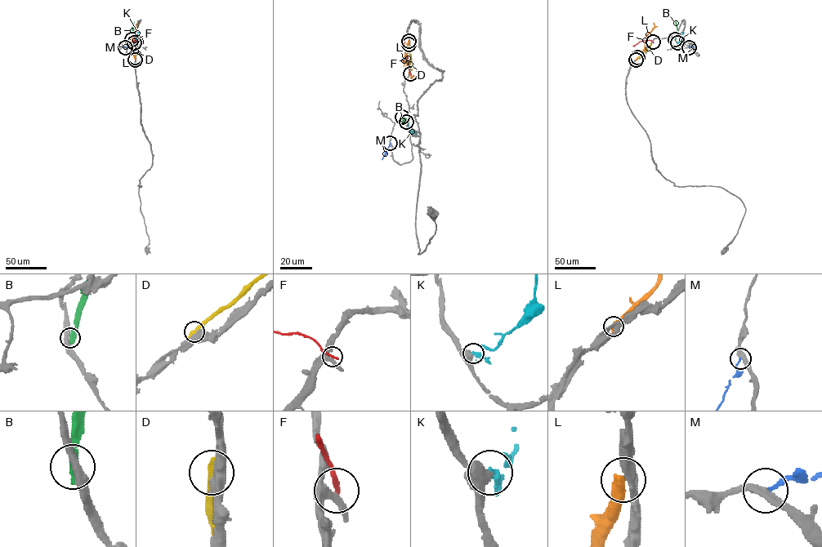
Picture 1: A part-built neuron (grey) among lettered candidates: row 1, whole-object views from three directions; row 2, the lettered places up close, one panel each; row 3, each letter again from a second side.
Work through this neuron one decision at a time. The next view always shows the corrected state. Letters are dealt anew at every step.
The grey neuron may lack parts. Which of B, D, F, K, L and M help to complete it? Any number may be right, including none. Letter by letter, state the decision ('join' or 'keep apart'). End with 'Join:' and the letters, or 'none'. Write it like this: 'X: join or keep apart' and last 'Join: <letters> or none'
B: keep apart
D: keep apart
F: keep apart
K: keep apart
L: keep apart
M: keep apart
Join: none

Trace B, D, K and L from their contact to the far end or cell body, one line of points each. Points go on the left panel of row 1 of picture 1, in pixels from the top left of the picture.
B: (131, 39), (134, 22)
D: (136, 57), (136, 43)
K: (134, 42), (139, 32)
L: (135, 60), (131, 38), (137, 23)

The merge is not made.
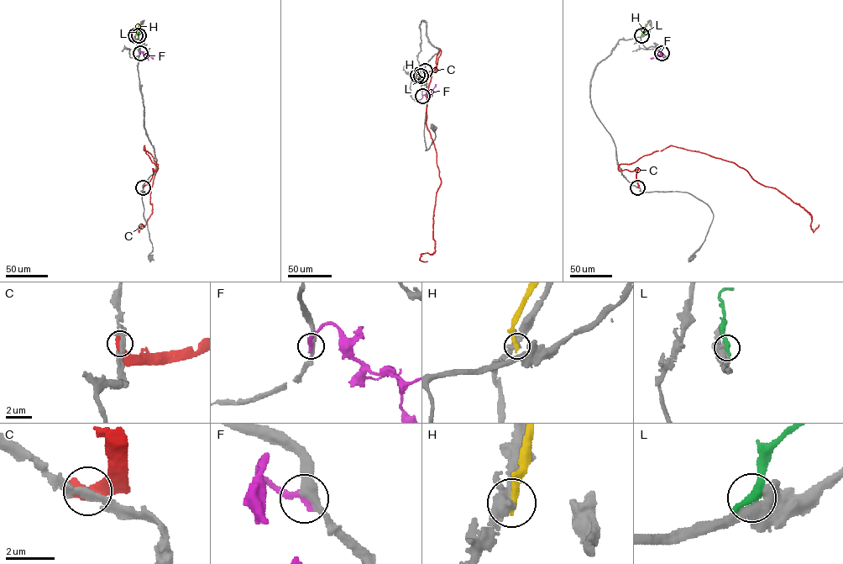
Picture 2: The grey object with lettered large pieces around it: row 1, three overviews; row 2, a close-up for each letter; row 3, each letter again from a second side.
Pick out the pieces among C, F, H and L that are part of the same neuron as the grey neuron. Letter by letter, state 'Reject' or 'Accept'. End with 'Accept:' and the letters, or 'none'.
C: Reject
F: Accept
H: Reject
L: Reject
Accept: F

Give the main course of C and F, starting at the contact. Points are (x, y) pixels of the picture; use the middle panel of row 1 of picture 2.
C: (425, 71), (436, 71), (440, 50), (426, 101), (426, 123), (441, 180), (435, 251), (420, 259), (427, 261)
F: (422, 96), (430, 93), (436, 84)

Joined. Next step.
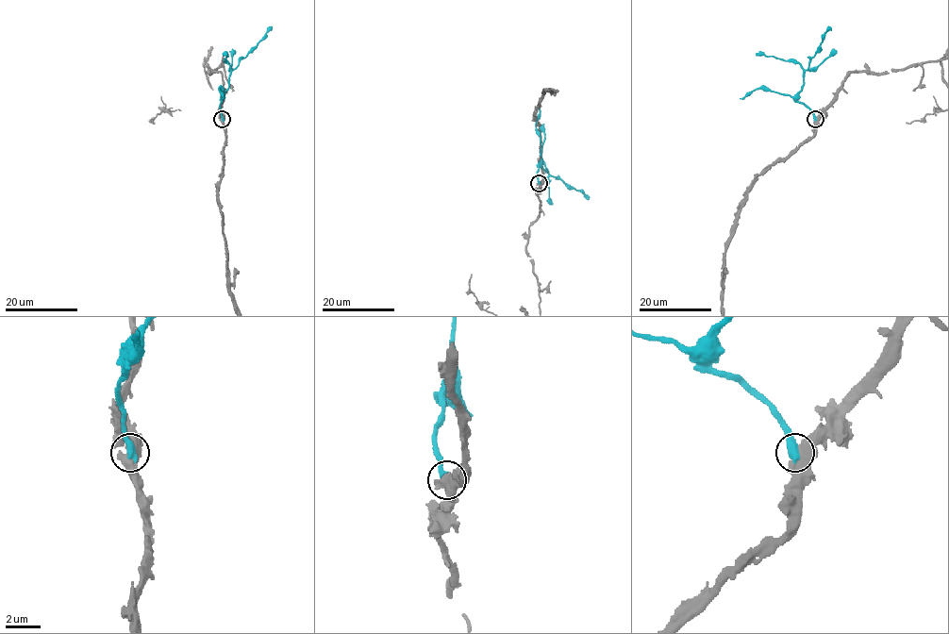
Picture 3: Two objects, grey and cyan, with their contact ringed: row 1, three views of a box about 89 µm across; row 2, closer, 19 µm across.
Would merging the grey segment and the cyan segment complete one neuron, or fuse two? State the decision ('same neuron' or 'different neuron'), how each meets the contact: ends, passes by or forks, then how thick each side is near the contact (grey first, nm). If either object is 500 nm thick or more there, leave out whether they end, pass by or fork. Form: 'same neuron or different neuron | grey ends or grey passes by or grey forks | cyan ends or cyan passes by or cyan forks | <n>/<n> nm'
different neuron | 600/550 nm

